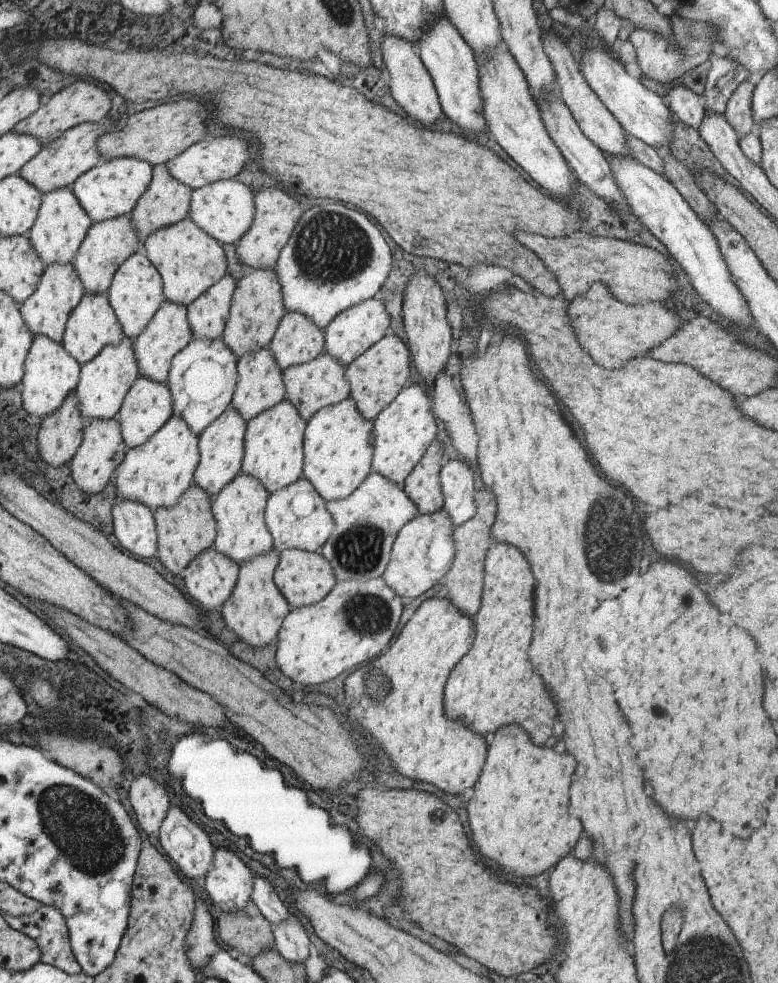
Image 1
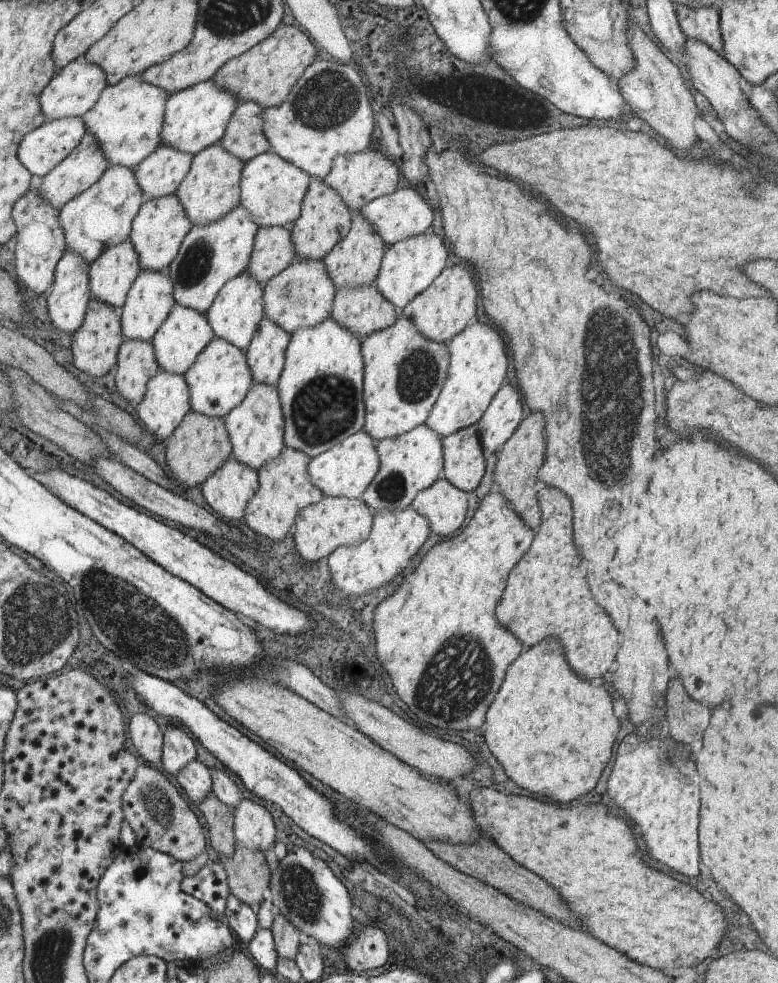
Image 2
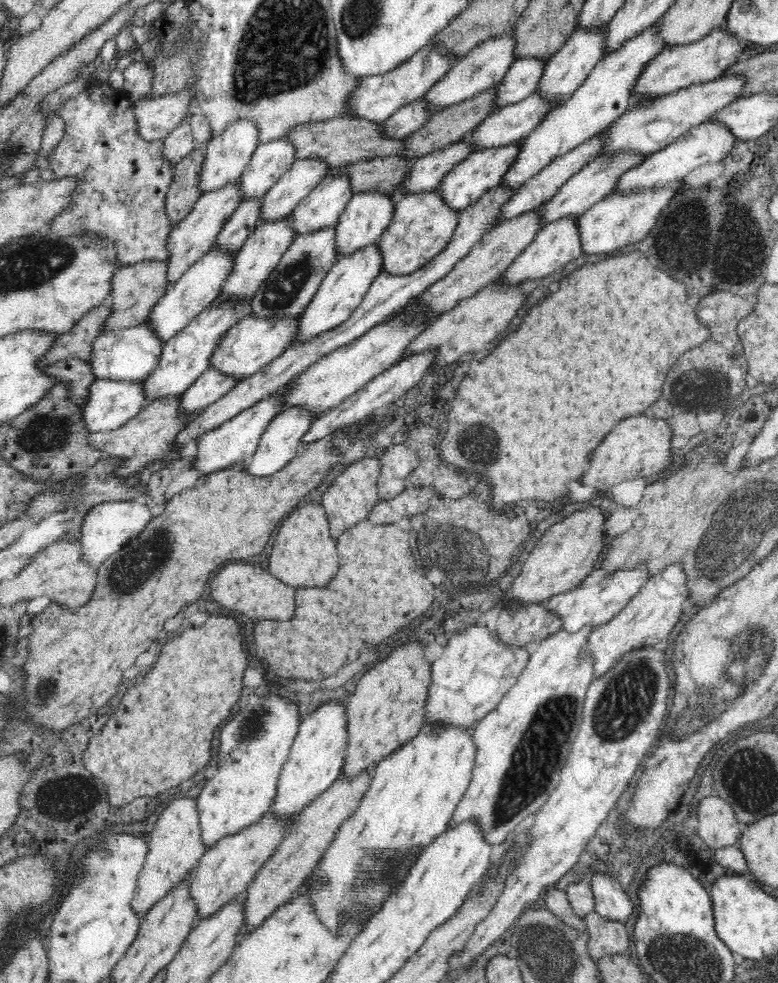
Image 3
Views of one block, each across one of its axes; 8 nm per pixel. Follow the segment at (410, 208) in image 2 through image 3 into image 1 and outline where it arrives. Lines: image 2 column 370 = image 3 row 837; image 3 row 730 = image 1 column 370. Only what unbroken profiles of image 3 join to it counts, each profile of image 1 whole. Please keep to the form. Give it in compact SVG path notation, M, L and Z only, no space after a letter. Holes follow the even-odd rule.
M336 202L318 204L306 210L306 214L302 214L302 222L297 222L276 264L286 312L305 314L321 329L328 326L343 310L371 299L386 282L390 270L392 270L392 252L386 240L382 238L382 232L376 228L376 224L372 224L372 220L366 214Z

